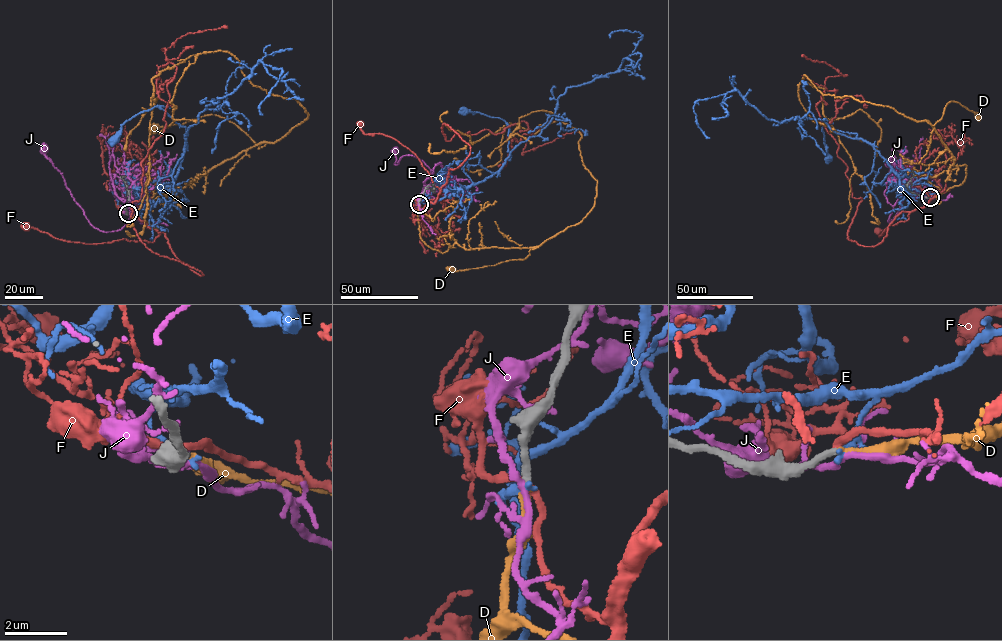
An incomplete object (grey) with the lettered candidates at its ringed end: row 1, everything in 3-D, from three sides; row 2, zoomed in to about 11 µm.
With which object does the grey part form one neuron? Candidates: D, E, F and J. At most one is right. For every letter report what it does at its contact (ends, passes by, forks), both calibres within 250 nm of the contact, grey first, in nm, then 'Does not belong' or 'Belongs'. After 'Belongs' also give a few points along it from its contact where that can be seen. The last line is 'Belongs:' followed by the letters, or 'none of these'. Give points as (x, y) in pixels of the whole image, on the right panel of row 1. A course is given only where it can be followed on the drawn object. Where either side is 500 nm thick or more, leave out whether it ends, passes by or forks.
D: It ends there. Thickness 240 nm (grey) against 200 nm. Belongs. Its course: (930, 197), (961, 185), (966, 166), (952, 164), (954, 158), (925, 120), (932, 126), (951, 101), (977, 117)
E: It ends there. Thickness 240 nm (grey) against 240 nm. Does not belong
F: It passes by. Thickness 240 nm (grey) against 190 nm. Does not belong
J: It passes by. Thickness 240 nm (grey) against 190 nm. Does not belong
Belongs: D

